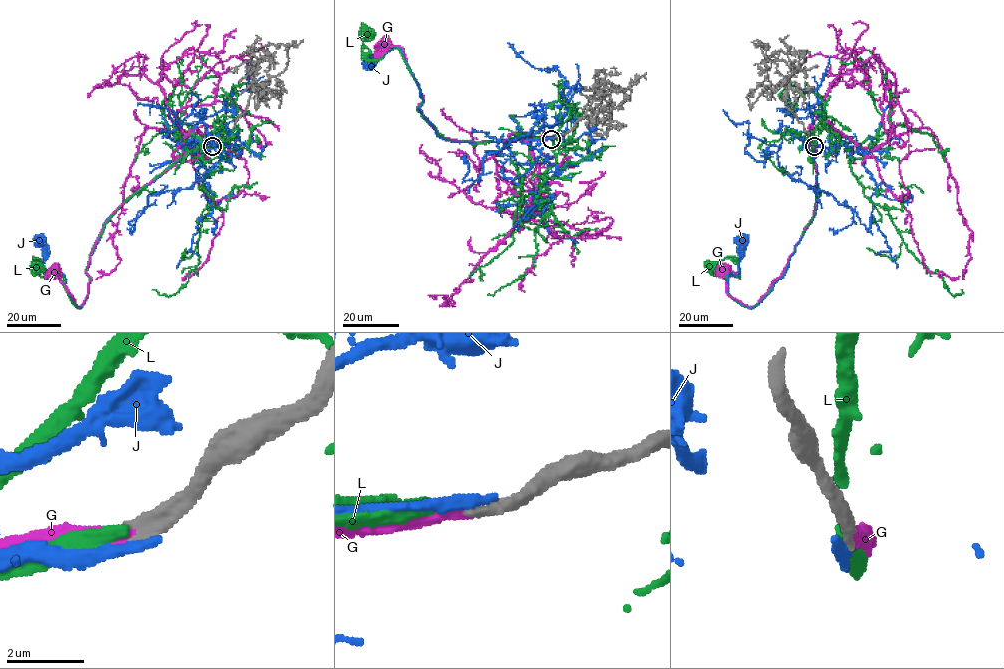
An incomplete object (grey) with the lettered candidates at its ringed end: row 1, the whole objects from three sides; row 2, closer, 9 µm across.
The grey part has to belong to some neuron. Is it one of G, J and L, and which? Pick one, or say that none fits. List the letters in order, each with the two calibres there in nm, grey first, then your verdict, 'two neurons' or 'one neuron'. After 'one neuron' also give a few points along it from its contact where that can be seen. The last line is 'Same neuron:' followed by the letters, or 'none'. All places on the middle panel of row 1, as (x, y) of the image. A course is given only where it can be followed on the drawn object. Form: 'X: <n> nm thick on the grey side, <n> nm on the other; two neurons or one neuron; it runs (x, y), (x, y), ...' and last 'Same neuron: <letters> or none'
G: 400 nm thick on the grey side, 320 nm on the other; one neuron; it runs (551, 138), (468, 141), (444, 138), (418, 109), (423, 97), (404, 51), (400, 47), (387, 48), (385, 45)
J: 400 nm thick on the grey side, 340 nm on the other; two neurons
L: 360 nm thick on the grey side, 320 nm on the other; two neurons
Same neuron: G

